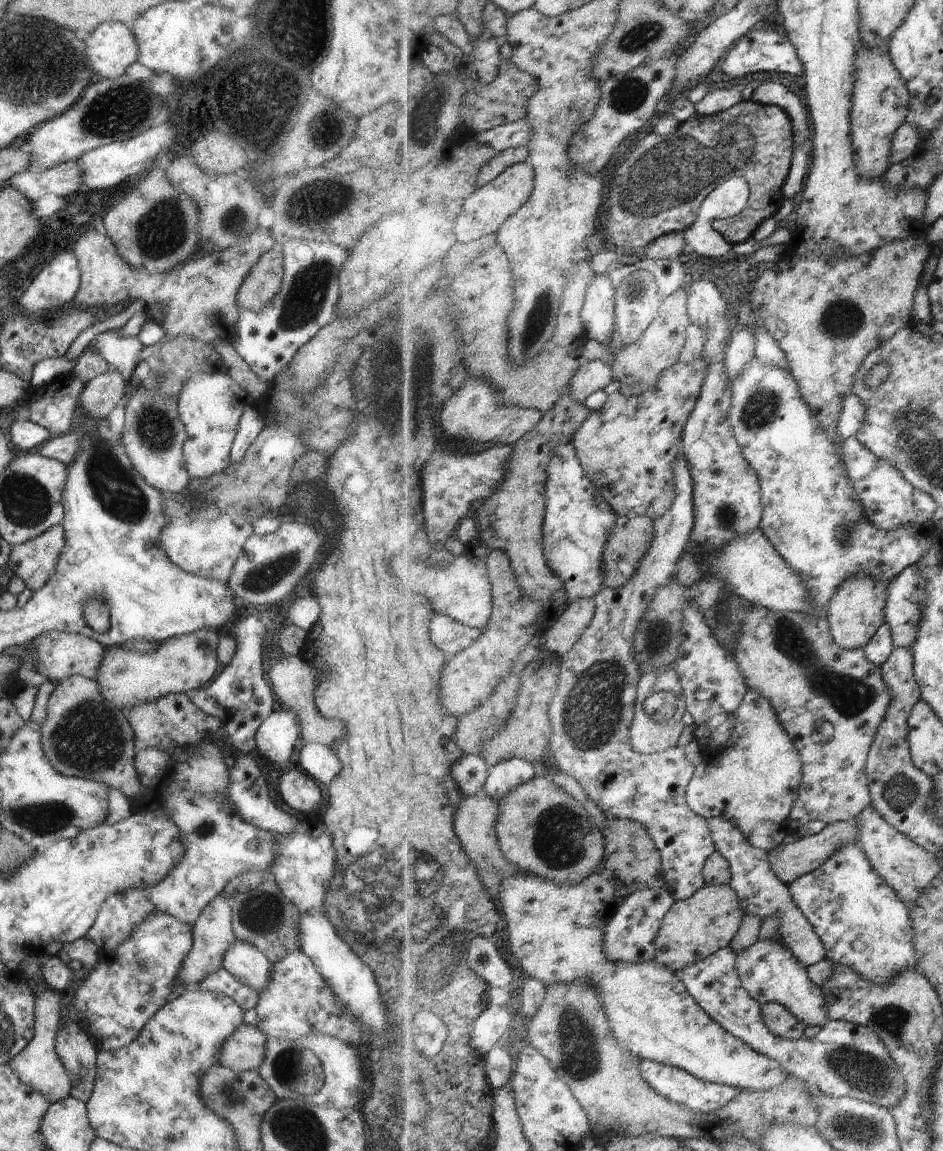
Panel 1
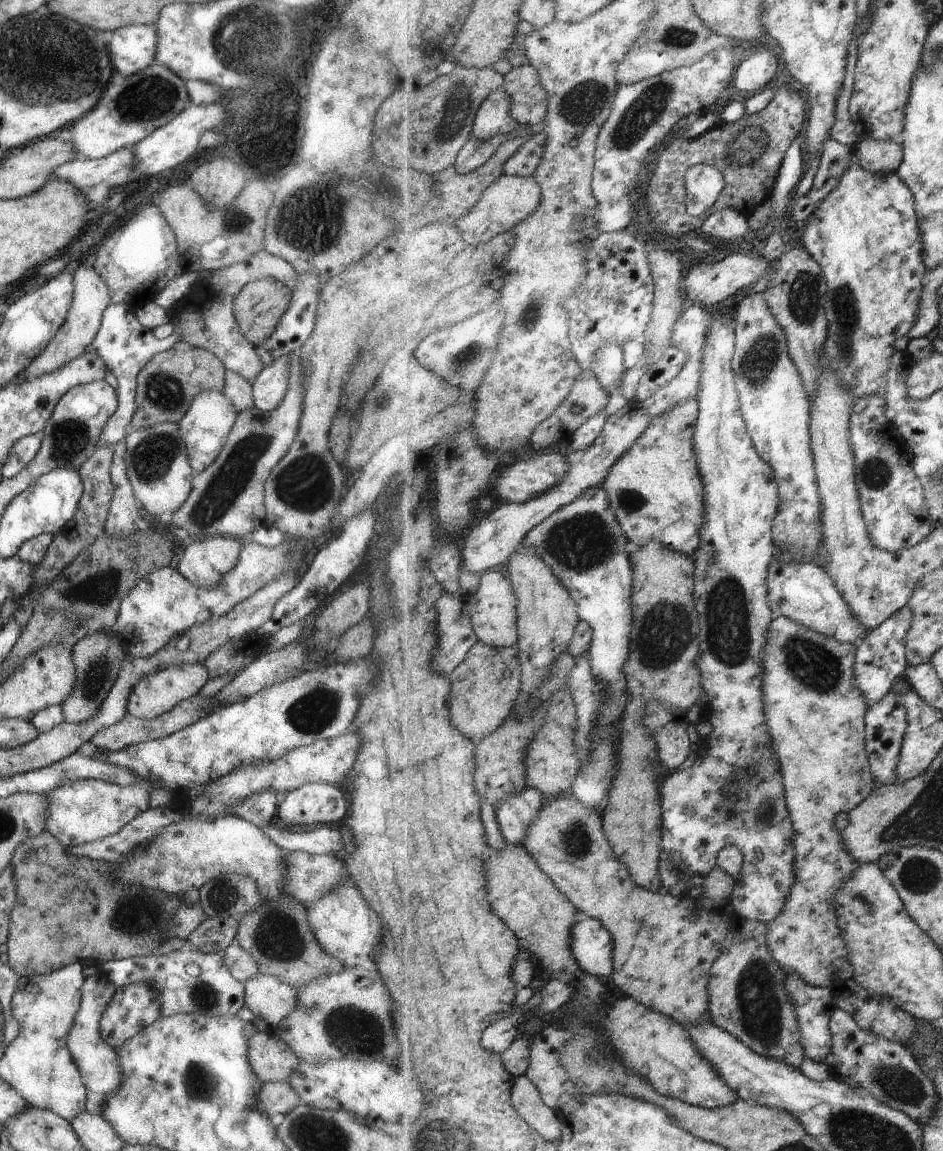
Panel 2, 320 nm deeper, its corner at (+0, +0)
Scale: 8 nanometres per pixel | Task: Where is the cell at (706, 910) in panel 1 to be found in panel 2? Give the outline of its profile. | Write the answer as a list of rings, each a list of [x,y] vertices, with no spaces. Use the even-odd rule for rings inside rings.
[[[570,793],[553,799],[541,808],[537,820],[529,826],[523,846],[535,864],[576,906],[582,917],[601,920],[612,933],[615,942],[613,983],[629,997],[669,1016],[680,1026],[693,1026],[709,1018],[708,985],[712,978],[712,967],[720,959],[724,943],[729,940],[729,932],[738,921],[731,907],[724,908],[731,903],[717,903],[717,900],[706,895],[701,896],[701,899],[688,896],[679,898],[644,889],[631,876],[624,862],[612,852],[612,845],[604,832],[602,814],[581,804],[581,800]]]

